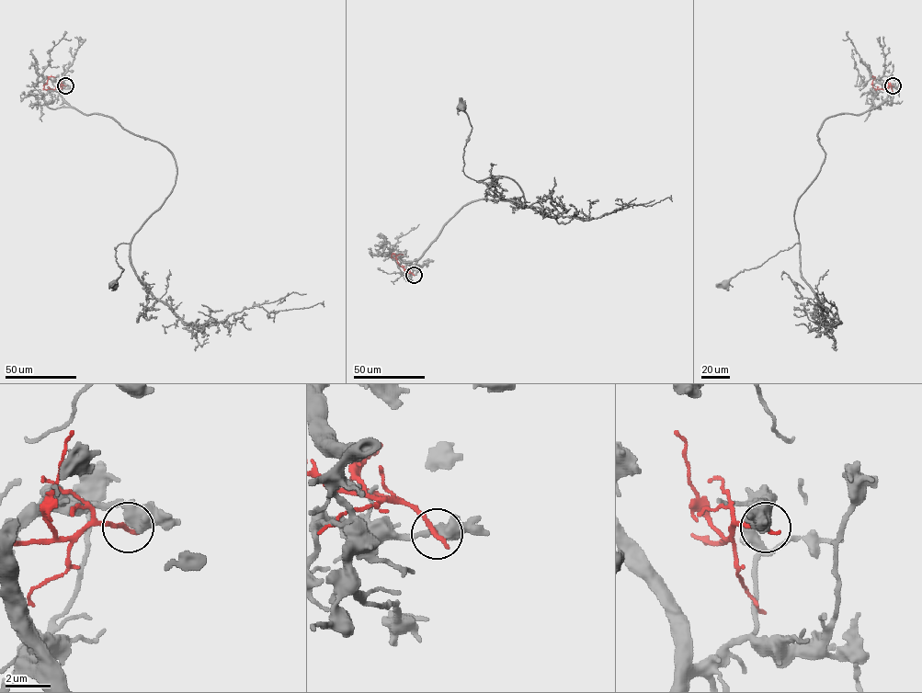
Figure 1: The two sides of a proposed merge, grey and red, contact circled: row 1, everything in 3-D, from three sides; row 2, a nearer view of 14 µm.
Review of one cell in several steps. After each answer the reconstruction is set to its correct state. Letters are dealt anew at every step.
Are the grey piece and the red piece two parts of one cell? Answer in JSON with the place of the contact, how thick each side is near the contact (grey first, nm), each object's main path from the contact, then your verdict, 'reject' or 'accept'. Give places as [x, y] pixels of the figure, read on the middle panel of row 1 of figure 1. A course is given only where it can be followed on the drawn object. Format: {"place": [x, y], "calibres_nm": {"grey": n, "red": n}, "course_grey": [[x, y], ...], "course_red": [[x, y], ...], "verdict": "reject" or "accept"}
{"place": [414, 275], "calibres_nm": {"grey": 480, "red": 240}, "course_grey": [[414, 275], [405, 274], [468, 203], [524, 202], [512, 179], [477, 181], [464, 174], [472, 126], [461, 106]], "course_red": [[414, 275], [392, 256], [392, 254], [403, 255]], "verdict": "reject"}

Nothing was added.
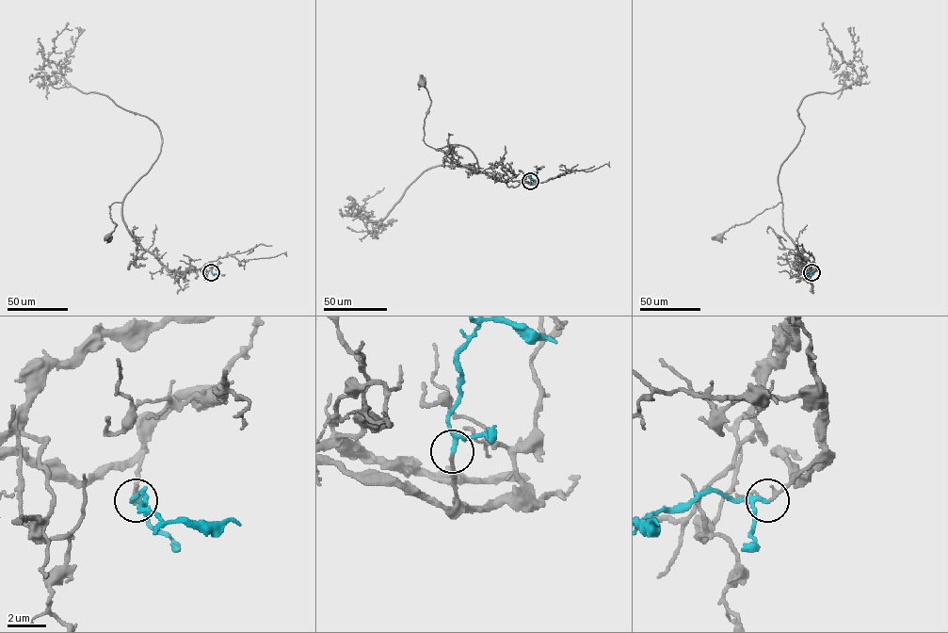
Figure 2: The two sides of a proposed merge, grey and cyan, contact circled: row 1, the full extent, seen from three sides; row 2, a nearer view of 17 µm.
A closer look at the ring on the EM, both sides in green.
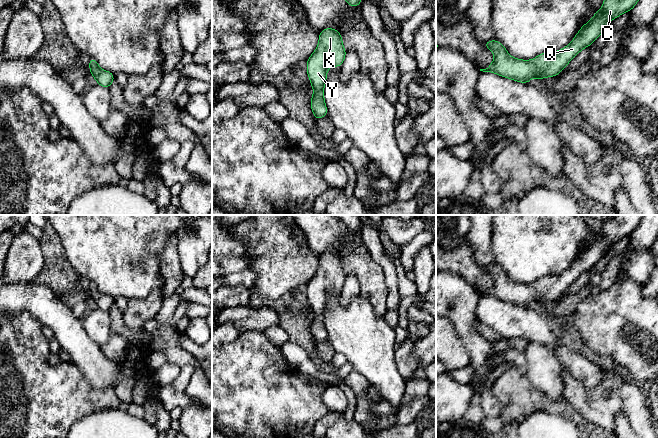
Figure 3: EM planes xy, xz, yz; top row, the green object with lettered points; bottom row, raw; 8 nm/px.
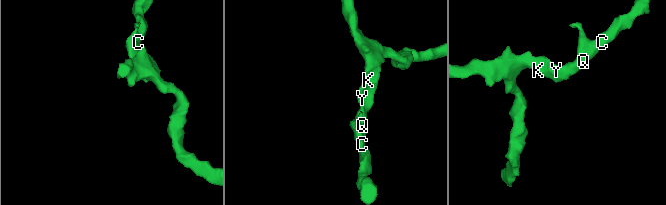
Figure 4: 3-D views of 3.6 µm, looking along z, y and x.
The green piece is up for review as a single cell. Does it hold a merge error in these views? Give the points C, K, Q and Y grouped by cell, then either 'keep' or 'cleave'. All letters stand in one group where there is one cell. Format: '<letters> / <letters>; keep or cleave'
C K Q Y; keep

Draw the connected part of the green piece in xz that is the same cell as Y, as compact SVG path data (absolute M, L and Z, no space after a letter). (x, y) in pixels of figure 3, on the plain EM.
M326 252L319 257L318 270L307 283L307 298L314 313L311 321L311 333L316 345L326 340L328 336L323 316L327 293L330 290L341 291L346 276L340 256L333 252Z

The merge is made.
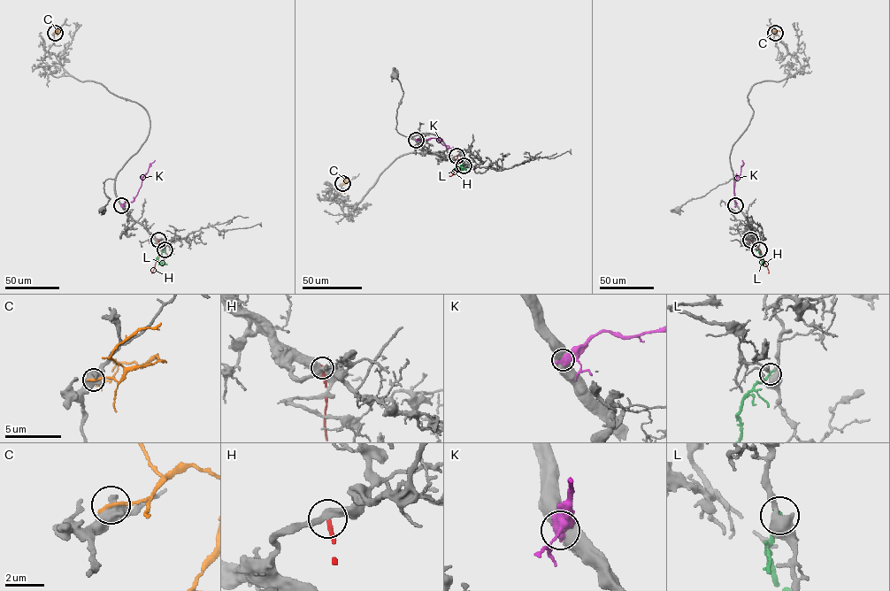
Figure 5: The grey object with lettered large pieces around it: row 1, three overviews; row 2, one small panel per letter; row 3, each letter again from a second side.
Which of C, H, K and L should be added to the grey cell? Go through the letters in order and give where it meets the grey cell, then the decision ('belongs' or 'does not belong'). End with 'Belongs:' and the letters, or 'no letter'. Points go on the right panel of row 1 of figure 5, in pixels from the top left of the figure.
C: contact (775, 33); does not belong
H: contact (750, 240); does not belong
K: contact (735, 205); does not belong
L: contact (759, 249); belongs
Belongs: L

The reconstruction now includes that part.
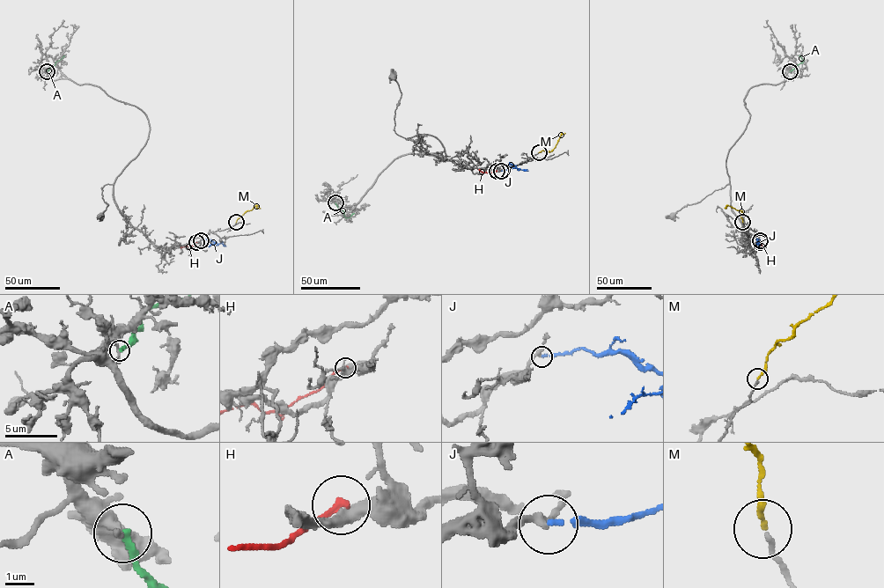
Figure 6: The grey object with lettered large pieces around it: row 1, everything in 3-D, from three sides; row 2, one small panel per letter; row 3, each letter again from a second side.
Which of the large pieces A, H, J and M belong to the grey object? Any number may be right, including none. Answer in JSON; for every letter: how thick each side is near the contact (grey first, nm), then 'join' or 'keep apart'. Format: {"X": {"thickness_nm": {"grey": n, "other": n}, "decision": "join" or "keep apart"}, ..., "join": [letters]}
{"A": {"thickness_nm": {"grey": 240, "other": 240}, "decision": "keep apart"}, "H": {"thickness_nm": {"grey": 380, "other": 240}, "decision": "keep apart"}, "J": {"thickness_nm": {"grey": 240, "other": 160}, "decision": "join"}, "M": {"thickness_nm": {"grey": 150, "other": 160}, "decision": "join"}, "join": ["J", "M"]}

